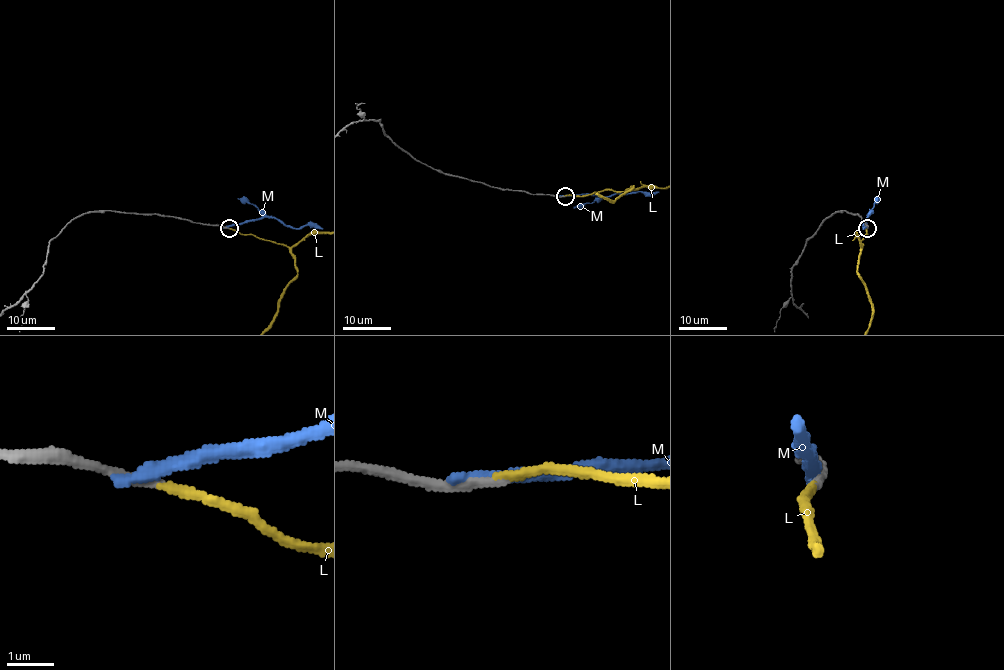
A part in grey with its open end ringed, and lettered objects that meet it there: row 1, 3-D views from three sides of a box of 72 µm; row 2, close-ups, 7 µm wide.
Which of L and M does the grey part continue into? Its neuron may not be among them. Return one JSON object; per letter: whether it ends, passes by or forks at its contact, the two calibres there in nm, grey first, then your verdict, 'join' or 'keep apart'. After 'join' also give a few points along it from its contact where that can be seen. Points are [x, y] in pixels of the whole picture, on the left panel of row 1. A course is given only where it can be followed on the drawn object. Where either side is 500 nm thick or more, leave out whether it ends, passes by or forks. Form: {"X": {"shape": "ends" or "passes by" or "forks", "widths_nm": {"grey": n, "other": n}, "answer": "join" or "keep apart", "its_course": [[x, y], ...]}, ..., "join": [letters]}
{"L": {"shape": "ends", "widths_nm": {"grey": 190, "other": 180}, "answer": "join"}, "M": {"shape": "ends", "widths_nm": {"grey": 240, "other": 320}, "answer": "keep apart"}, "join": ["L"]}

